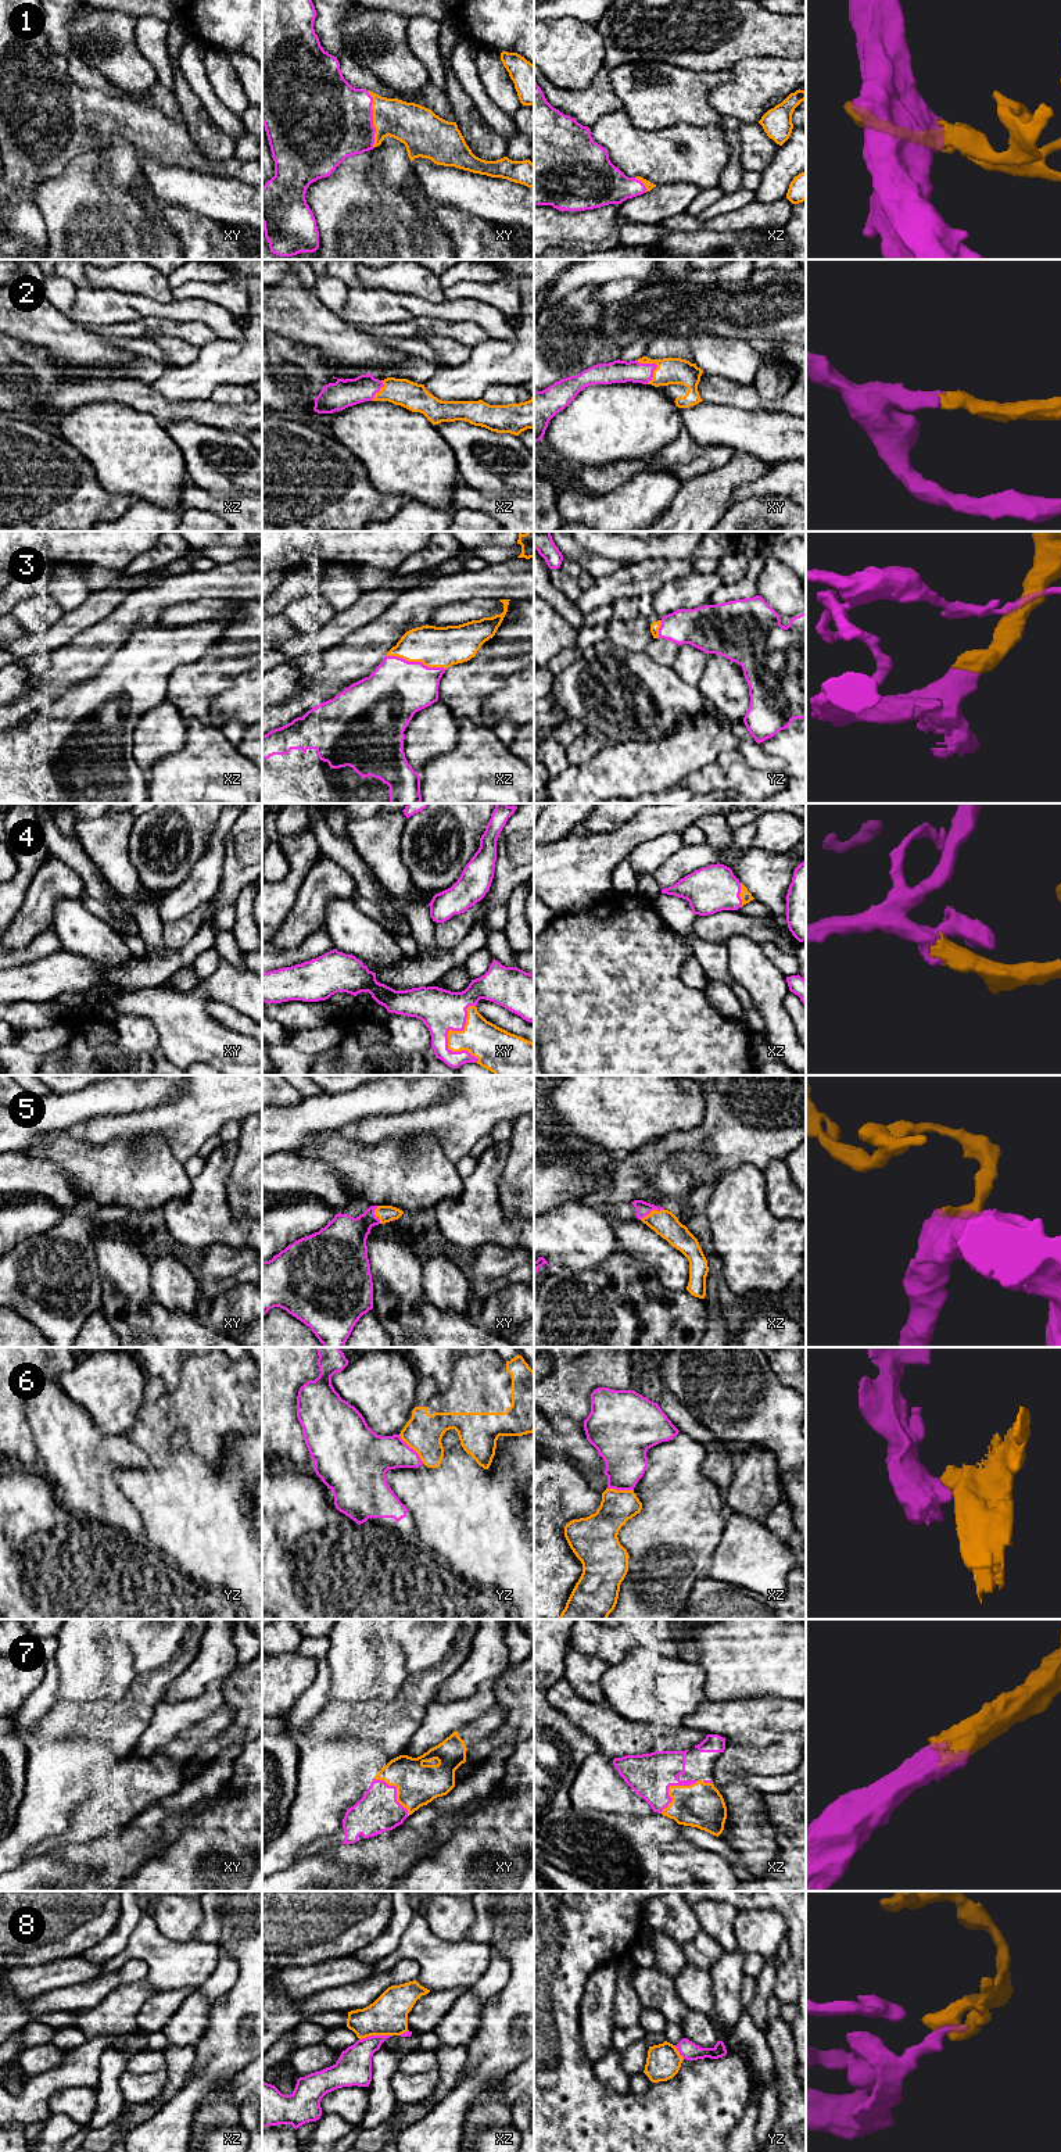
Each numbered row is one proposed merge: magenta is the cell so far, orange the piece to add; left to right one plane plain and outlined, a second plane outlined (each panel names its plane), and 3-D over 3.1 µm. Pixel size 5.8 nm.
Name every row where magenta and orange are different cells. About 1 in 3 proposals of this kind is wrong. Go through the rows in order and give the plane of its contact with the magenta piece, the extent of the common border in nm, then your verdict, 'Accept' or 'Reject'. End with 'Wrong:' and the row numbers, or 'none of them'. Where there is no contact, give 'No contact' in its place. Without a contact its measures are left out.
1: Touches magenta in xy. Shared border 340 nm. Accept
2: Touches magenta in xy. Shared border 160 nm. Accept
3: Touches magenta in xz. Shared border 360 nm. Accept
4: Touches magenta in xy. Shared border 340 nm. Accept
5: Touches magenta in xz. Shared border 160 nm. Accept
6: Touches magenta in yz. Shared border 220 nm. Reject
7: Touches magenta in xz. Shared border 300 nm. Accept
8: Touches magenta in xz. Shared border 190 nm. Reject
Wrong: 6, 8

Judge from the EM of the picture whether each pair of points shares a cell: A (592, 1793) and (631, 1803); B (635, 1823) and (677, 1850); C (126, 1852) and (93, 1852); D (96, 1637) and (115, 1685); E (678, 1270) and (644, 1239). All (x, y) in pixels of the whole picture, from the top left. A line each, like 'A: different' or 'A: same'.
A: same
B: different
C: same
D: same
E: same

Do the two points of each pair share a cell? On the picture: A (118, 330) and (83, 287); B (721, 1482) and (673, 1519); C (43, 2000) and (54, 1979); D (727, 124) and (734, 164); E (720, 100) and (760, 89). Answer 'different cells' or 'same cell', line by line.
A: different cells
B: different cells
C: different cells
D: same cell
E: same cell

